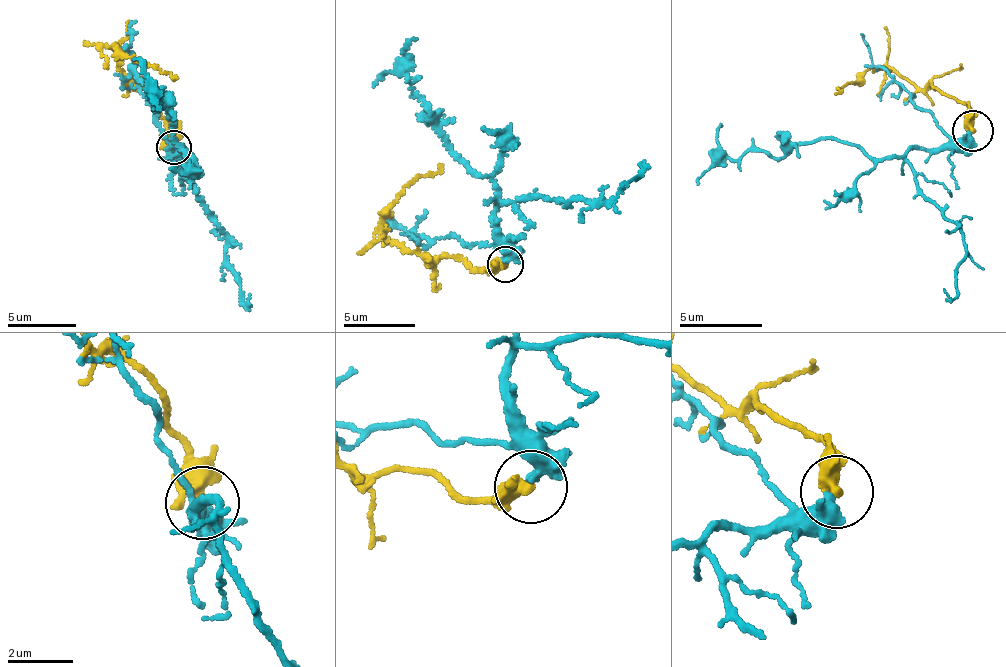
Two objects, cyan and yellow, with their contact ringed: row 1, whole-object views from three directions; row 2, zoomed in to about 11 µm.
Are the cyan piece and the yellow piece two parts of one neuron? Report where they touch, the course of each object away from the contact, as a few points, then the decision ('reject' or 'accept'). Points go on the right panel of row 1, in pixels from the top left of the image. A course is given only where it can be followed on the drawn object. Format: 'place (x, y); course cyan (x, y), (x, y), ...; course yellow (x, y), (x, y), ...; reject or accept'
place (973, 130); course cyan (969, 130), (935, 150), (912, 147), (891, 156), (875, 158), (832, 138), (734, 159), (717, 145), (724, 127); course yellow (974, 129), (968, 106), (938, 91), (919, 88), (874, 69), (846, 84), (836, 93); reject

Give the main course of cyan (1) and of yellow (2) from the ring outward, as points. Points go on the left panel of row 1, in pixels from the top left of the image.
1: (172, 145), (172, 151), (178, 144), (183, 148), (171, 112), (149, 94), (144, 64), (134, 59)
2: (174, 146), (155, 98), (125, 79), (114, 47), (177, 78)

